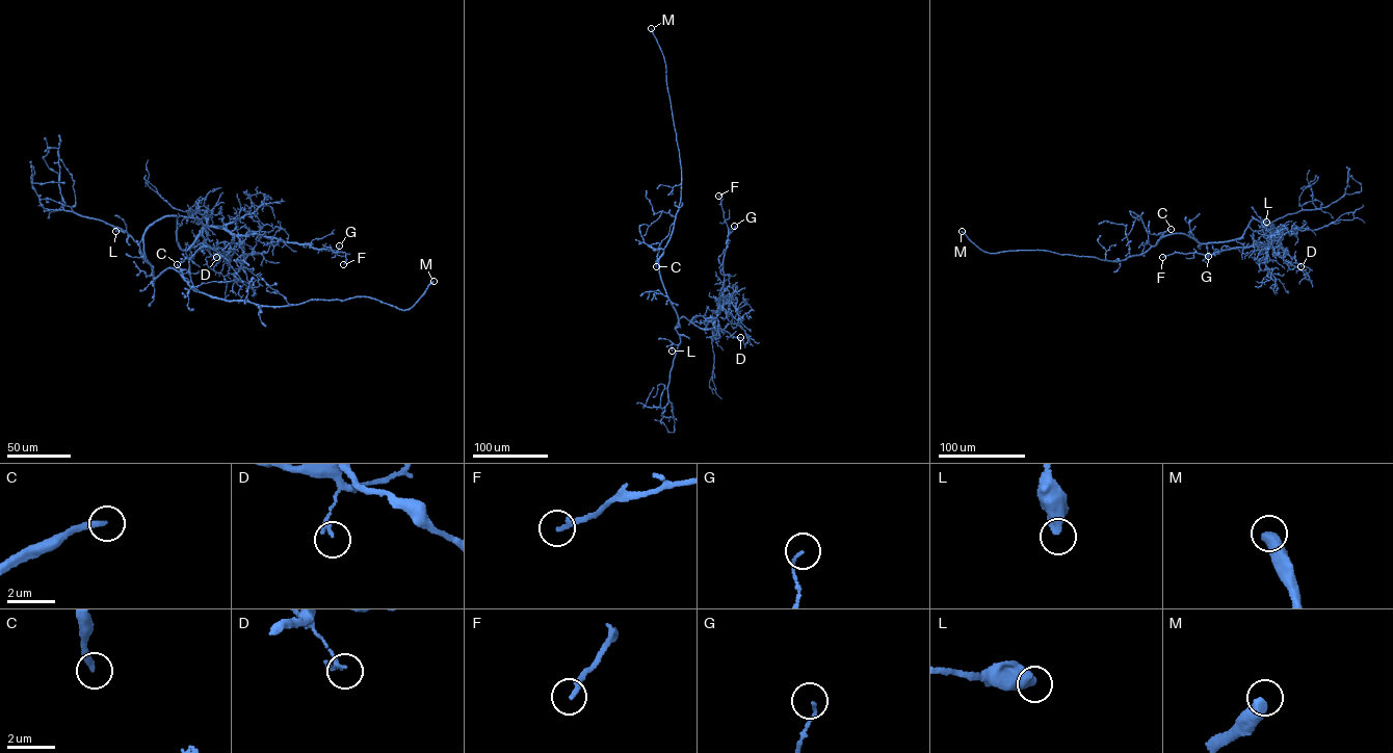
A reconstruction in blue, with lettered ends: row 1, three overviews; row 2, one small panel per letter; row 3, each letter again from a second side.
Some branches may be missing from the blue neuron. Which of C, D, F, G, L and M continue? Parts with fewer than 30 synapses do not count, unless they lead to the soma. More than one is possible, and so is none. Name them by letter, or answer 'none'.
M

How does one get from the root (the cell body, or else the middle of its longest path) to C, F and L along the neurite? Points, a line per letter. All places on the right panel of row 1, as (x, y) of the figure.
C: (1191, 237), (1179, 233), (1163, 234), (1171, 229)
F: (1191, 237), (1205, 243), (1238, 238), (1252, 216), (1269, 247), (1280, 241), (1162, 257)
L: (1191, 237), (1202, 243), (1226, 241), (1240, 237), (1247, 227), (1263, 229), (1261, 222), (1266, 222)

